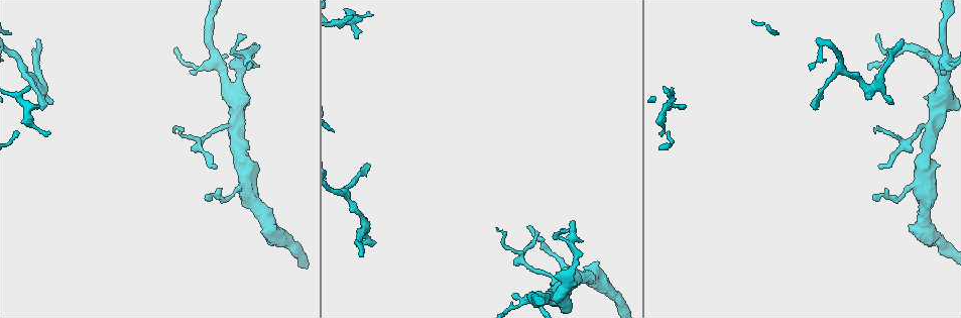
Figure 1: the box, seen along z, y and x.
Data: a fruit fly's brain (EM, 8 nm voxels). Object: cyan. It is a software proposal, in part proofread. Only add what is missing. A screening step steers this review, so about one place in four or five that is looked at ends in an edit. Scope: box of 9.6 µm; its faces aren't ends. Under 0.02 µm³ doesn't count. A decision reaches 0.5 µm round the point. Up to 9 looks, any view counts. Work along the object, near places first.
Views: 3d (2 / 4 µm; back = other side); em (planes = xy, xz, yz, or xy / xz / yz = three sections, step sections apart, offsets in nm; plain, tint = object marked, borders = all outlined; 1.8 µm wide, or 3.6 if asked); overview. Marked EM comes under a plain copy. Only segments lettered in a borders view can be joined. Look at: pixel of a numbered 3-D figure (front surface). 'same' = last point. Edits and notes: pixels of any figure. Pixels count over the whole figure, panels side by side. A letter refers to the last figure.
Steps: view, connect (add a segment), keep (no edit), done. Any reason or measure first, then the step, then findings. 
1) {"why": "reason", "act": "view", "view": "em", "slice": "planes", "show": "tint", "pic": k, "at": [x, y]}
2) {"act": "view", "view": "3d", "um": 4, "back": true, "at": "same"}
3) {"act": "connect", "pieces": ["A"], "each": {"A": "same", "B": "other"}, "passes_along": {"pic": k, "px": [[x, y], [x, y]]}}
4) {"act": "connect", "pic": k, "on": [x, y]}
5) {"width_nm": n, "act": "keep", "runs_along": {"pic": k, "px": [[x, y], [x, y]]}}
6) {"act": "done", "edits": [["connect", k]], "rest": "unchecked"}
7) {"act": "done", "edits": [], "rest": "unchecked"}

{"why": "tapers out", "act": "view", "view": "3d", "um": 2, "back": true, "pic": 1, "at": [52, 101]}

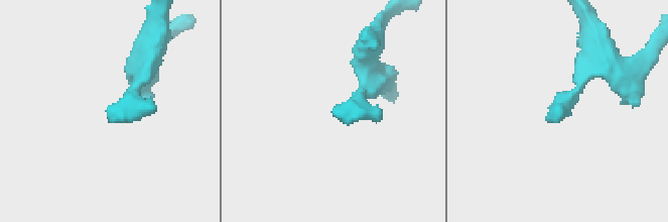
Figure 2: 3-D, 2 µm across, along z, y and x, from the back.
{"why": "now the EM", "act": "view", "view": "em", "slice": "planes", "show": "borders", "pic": 2, "at": [556, 114]}

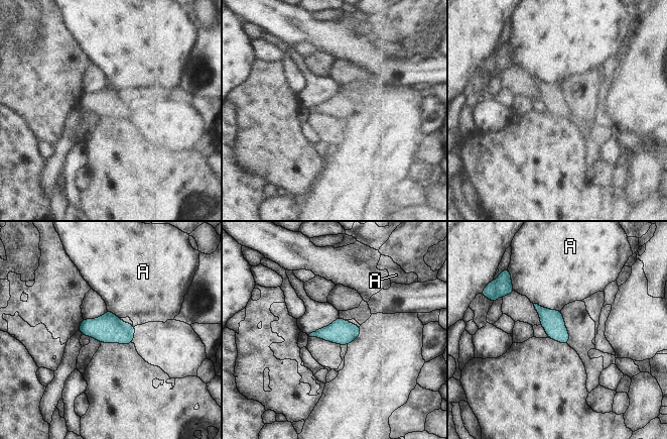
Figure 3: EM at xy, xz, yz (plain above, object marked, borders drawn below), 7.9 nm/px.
{"width_nm": 180, "longest_contact_nm": ["A", 220], "act": "keep", "each": {"A": "other"}, "found": "no lettered segment goes on from it"}

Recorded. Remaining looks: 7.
{"why": "branch stops here", "act": "view", "view": "3d", "um": 4, "pic": 1, "at": [37, 40]}

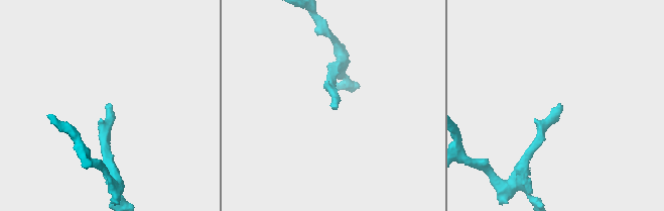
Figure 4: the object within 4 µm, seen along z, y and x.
{"why": "need the tissue", "act": "view", "view": "em", "slice": "planes", "show": "borders", "pic": 4, "at": [336, 105]}

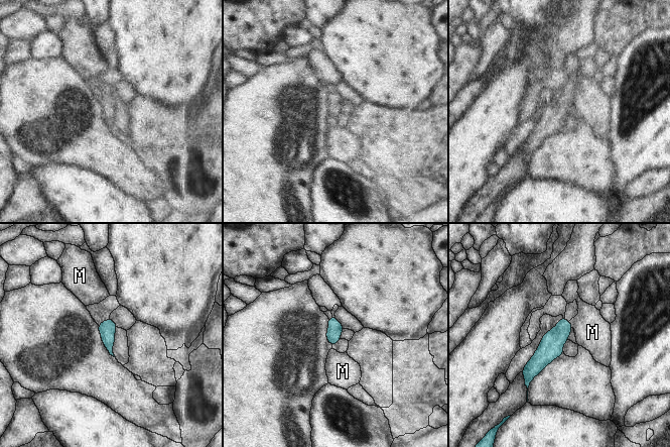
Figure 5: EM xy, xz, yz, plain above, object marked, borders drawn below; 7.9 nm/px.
{"width_nm": 110, "act": "keep", "each": {"M": "other"}, "runs_along": {"pic": 5, "px": [[563, 321], [527, 382]]}, "found": "none of them fits"}

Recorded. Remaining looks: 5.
{"why": "free end", "act": "view", "view": "3d", "um": 4, "pic": 1, "at": [941, 71]}

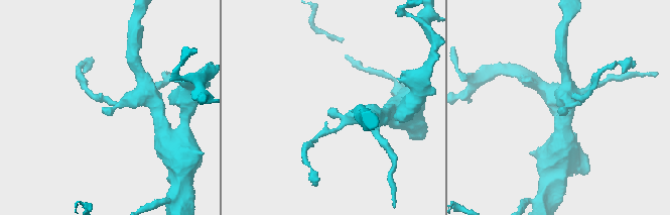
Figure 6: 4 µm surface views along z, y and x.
{"act": "view", "view": "em", "slice": "xy", "step": 4, "show": "tint", "pic": 6, "at": [330, 107]}

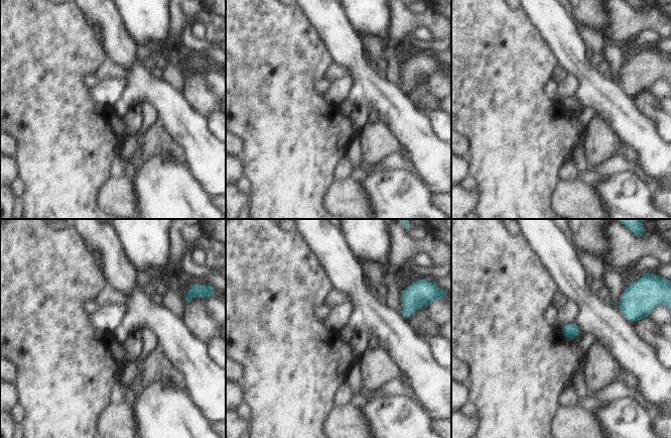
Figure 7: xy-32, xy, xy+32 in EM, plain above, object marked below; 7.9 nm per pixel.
{"act": "view", "view": "em", "slice": "planes", "show": "borders", "at": "same"}

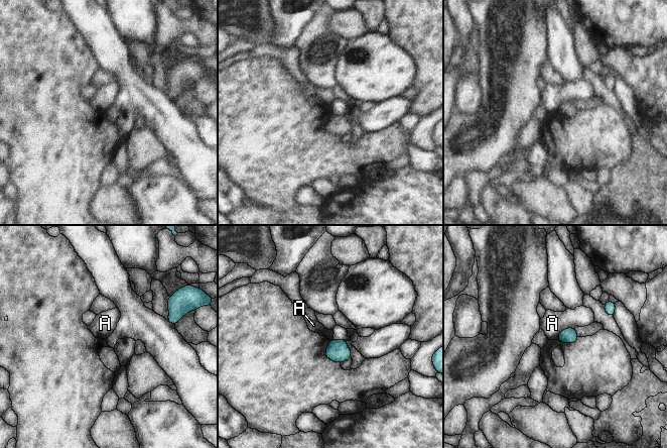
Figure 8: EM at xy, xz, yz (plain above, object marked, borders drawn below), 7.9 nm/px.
{"act": "keep", "each": {"A": "other"}, "border": {"pic": 8, "px": [[574, 327], [563, 329], [556, 339]]}, "found": "no lettered segment goes on from it"}

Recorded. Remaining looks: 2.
{"why": "branch stops here", "act": "view", "view": "em", "slice": "planes", "show": "borders", "pic": 1, "at": [38, 108]}

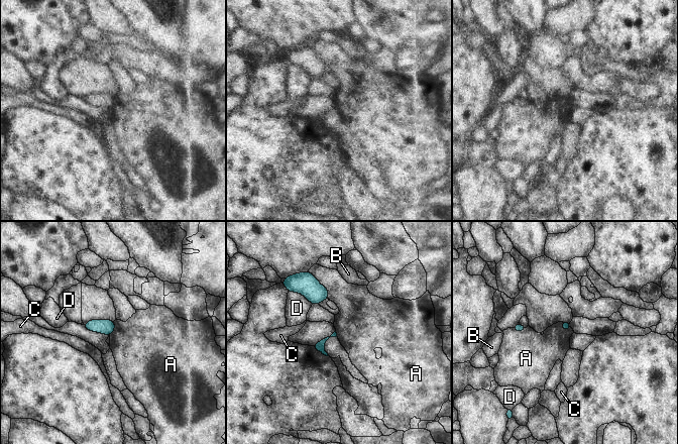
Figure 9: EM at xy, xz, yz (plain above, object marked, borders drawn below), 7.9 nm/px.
{"act": "keep", "each": {"A": "other", "B": "other", "C": "other", "D": "other"}, "border": {"pic": 9, "px": [[308, 271], [328, 291], [328, 298]]}, "found": "none of them fits"}

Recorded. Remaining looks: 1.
{"act": "done", "edits": [], "rest": "unchecked"}

